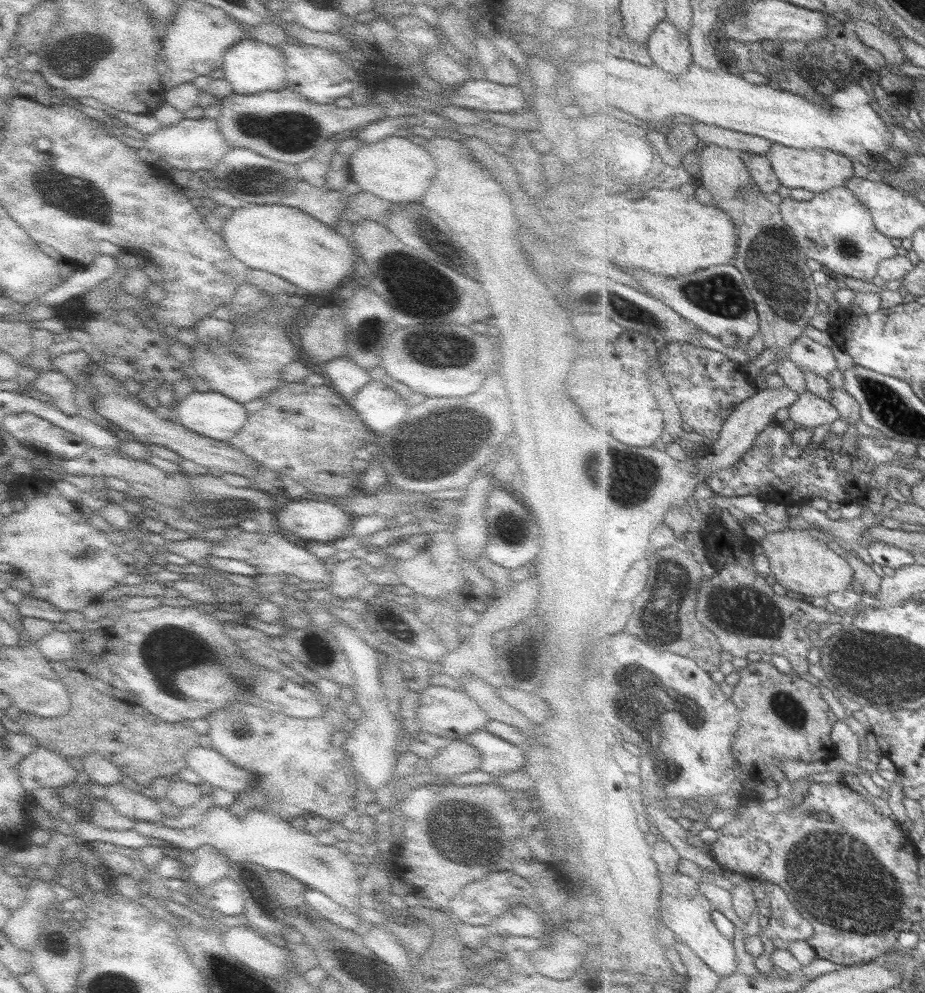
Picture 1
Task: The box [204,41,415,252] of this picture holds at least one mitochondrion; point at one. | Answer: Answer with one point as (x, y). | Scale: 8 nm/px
(294, 132)

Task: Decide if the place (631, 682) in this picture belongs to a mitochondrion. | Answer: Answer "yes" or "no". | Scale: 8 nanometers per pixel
yes

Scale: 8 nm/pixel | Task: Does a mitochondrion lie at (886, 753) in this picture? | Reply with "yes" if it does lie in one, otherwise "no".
no

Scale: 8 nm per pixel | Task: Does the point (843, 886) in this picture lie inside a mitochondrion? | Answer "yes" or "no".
yes

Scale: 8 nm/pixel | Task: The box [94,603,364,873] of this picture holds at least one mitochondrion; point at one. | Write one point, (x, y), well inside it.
(158, 650)

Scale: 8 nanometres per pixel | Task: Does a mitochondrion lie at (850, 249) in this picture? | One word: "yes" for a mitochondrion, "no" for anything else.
yes

